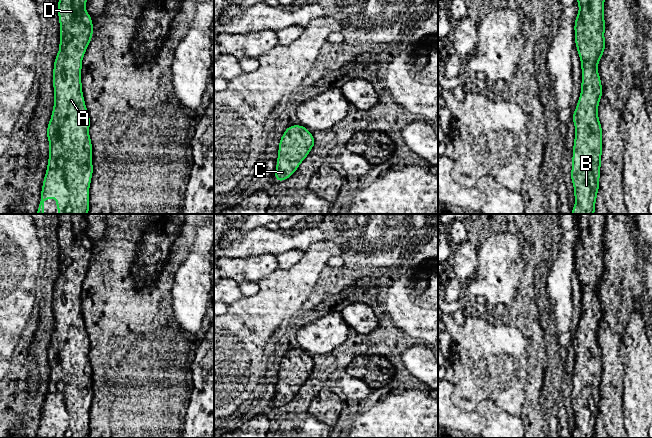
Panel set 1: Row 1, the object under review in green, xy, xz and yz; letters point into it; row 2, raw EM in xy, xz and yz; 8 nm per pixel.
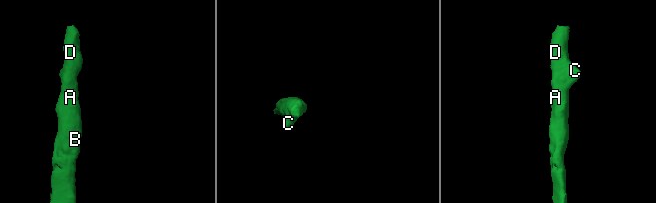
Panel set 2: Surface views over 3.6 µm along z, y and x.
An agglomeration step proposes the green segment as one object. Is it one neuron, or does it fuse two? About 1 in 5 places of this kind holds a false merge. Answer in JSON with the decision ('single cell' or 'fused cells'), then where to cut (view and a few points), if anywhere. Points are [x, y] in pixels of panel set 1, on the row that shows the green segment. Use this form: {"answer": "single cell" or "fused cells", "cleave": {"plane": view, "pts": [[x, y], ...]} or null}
{"answer": "single cell", "cleave": null}

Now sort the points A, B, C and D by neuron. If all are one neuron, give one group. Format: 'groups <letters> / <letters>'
groups A B C D

